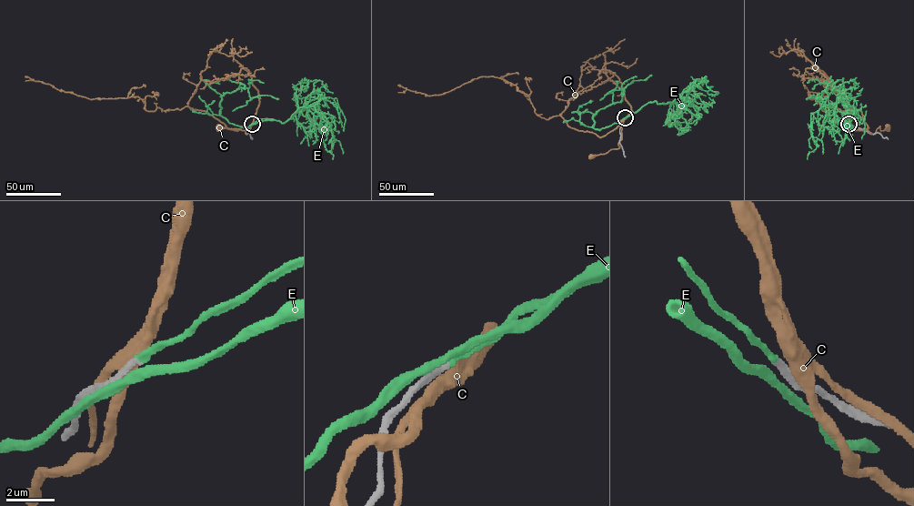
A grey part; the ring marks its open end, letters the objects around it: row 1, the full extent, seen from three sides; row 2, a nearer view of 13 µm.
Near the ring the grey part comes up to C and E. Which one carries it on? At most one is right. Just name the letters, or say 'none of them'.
E

